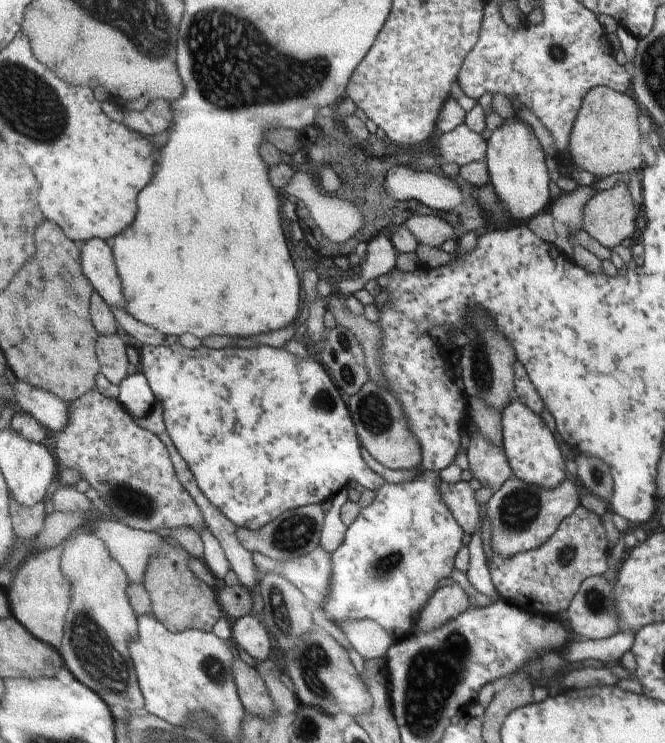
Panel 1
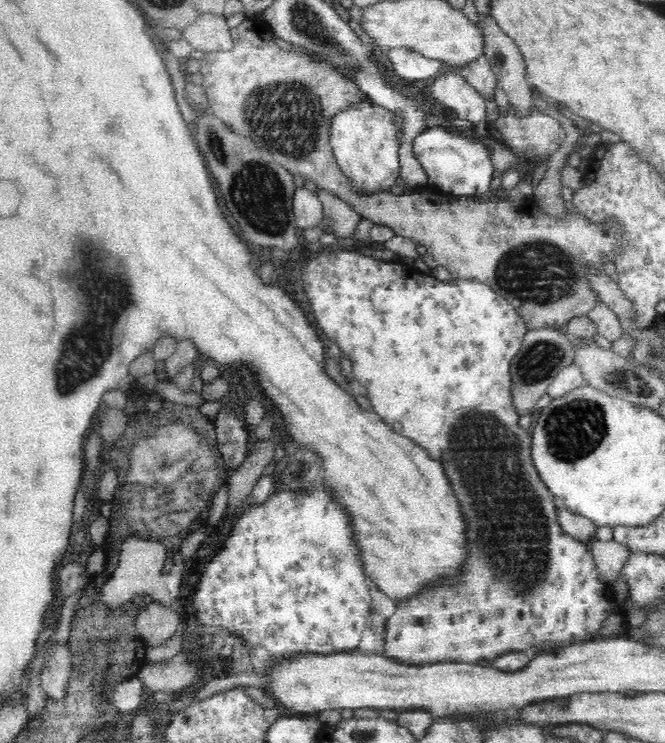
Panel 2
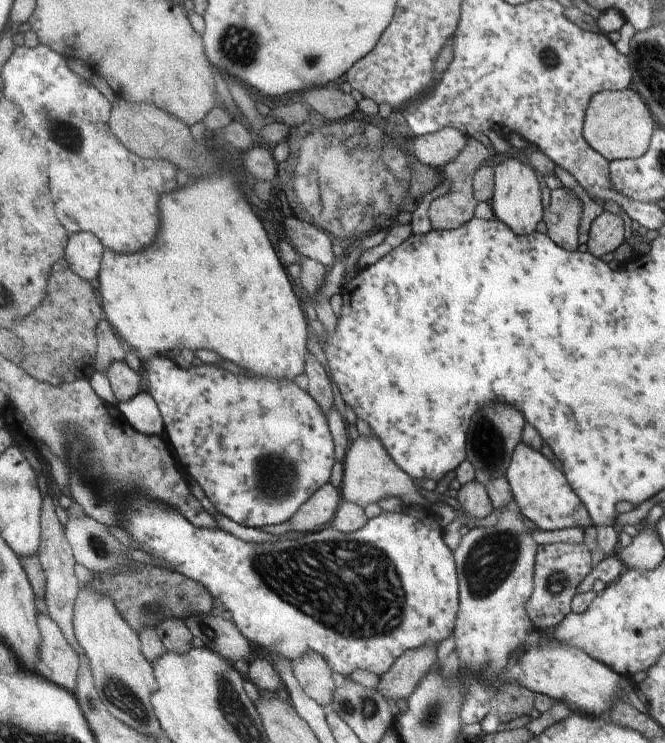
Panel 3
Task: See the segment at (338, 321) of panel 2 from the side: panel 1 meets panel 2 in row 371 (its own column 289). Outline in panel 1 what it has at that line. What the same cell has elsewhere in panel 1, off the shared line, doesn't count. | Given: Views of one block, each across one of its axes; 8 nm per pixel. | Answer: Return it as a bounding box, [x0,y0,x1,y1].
[139,343,385,530]

